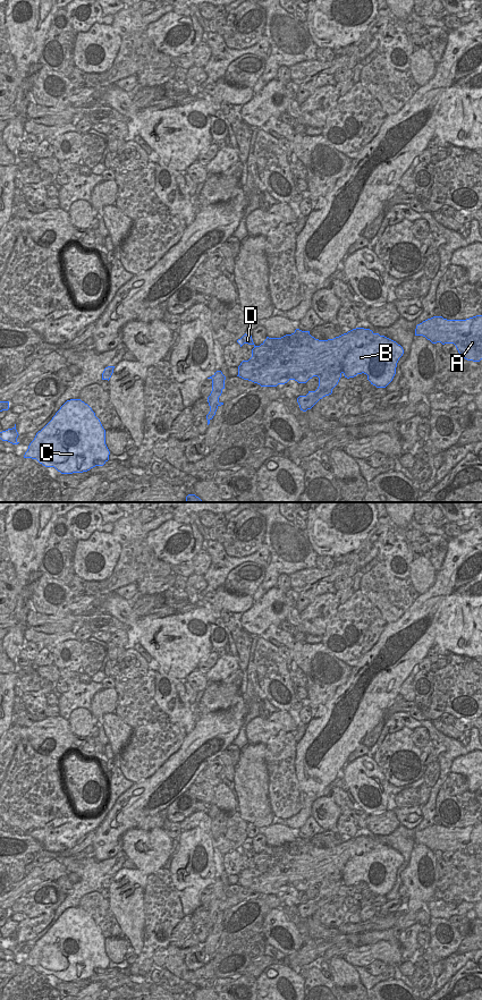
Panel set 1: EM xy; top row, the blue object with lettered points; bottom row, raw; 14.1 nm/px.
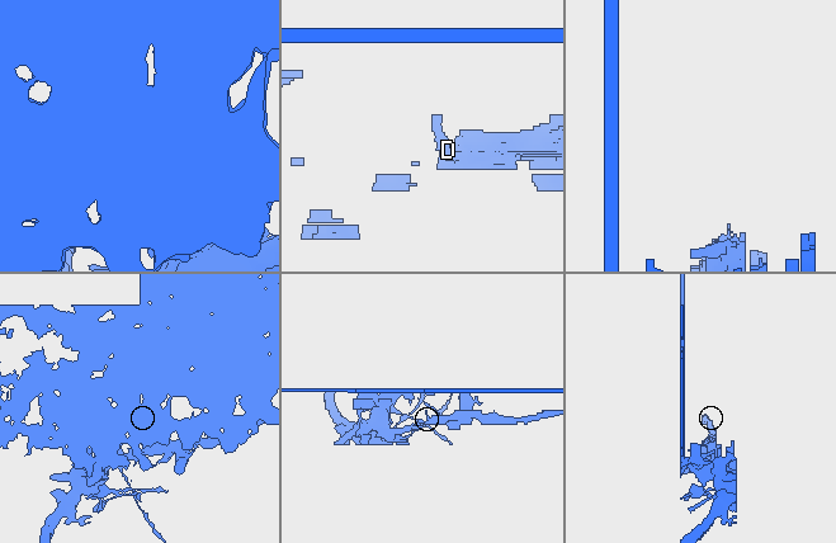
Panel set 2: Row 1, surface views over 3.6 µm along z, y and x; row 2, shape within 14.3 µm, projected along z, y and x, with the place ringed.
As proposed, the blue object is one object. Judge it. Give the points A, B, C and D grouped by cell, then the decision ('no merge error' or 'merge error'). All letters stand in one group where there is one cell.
A C D / B; merge error

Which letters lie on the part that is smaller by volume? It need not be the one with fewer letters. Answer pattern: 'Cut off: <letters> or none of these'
Cut off: B

